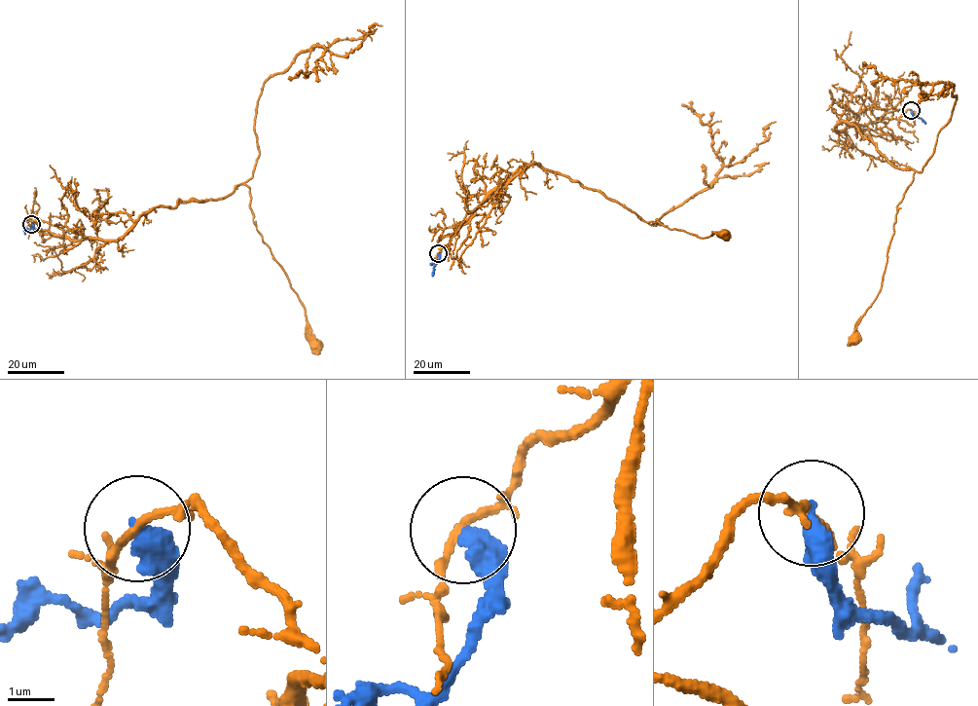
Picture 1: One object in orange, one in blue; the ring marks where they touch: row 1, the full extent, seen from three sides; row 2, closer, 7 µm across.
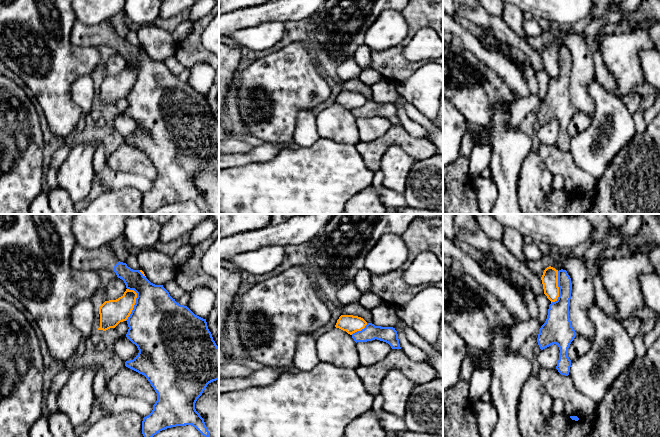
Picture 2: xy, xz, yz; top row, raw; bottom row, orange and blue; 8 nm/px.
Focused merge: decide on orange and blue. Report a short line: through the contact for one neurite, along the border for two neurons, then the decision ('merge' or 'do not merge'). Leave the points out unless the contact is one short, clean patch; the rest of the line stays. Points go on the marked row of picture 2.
line xy (128, 288), (136, 293), (136, 302), (130, 315), (125, 320); do not merge

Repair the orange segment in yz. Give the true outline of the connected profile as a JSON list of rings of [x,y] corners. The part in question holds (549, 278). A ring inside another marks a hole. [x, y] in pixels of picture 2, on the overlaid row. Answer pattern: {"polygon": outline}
{"polygon": [[[549,266],[547,267],[541,277],[544,294],[552,302],[557,301],[559,297],[558,287],[558,270]]]}

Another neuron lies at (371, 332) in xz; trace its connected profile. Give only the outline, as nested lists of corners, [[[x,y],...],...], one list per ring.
[[[367,323],[364,329],[353,333],[352,338],[356,343],[377,339],[388,343],[392,349],[401,349],[397,331],[393,327],[381,327]]]

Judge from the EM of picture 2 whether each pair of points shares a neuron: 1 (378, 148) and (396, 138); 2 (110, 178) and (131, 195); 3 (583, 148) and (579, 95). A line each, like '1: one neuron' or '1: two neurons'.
1: one neuron
2: two neurons
3: two neurons

